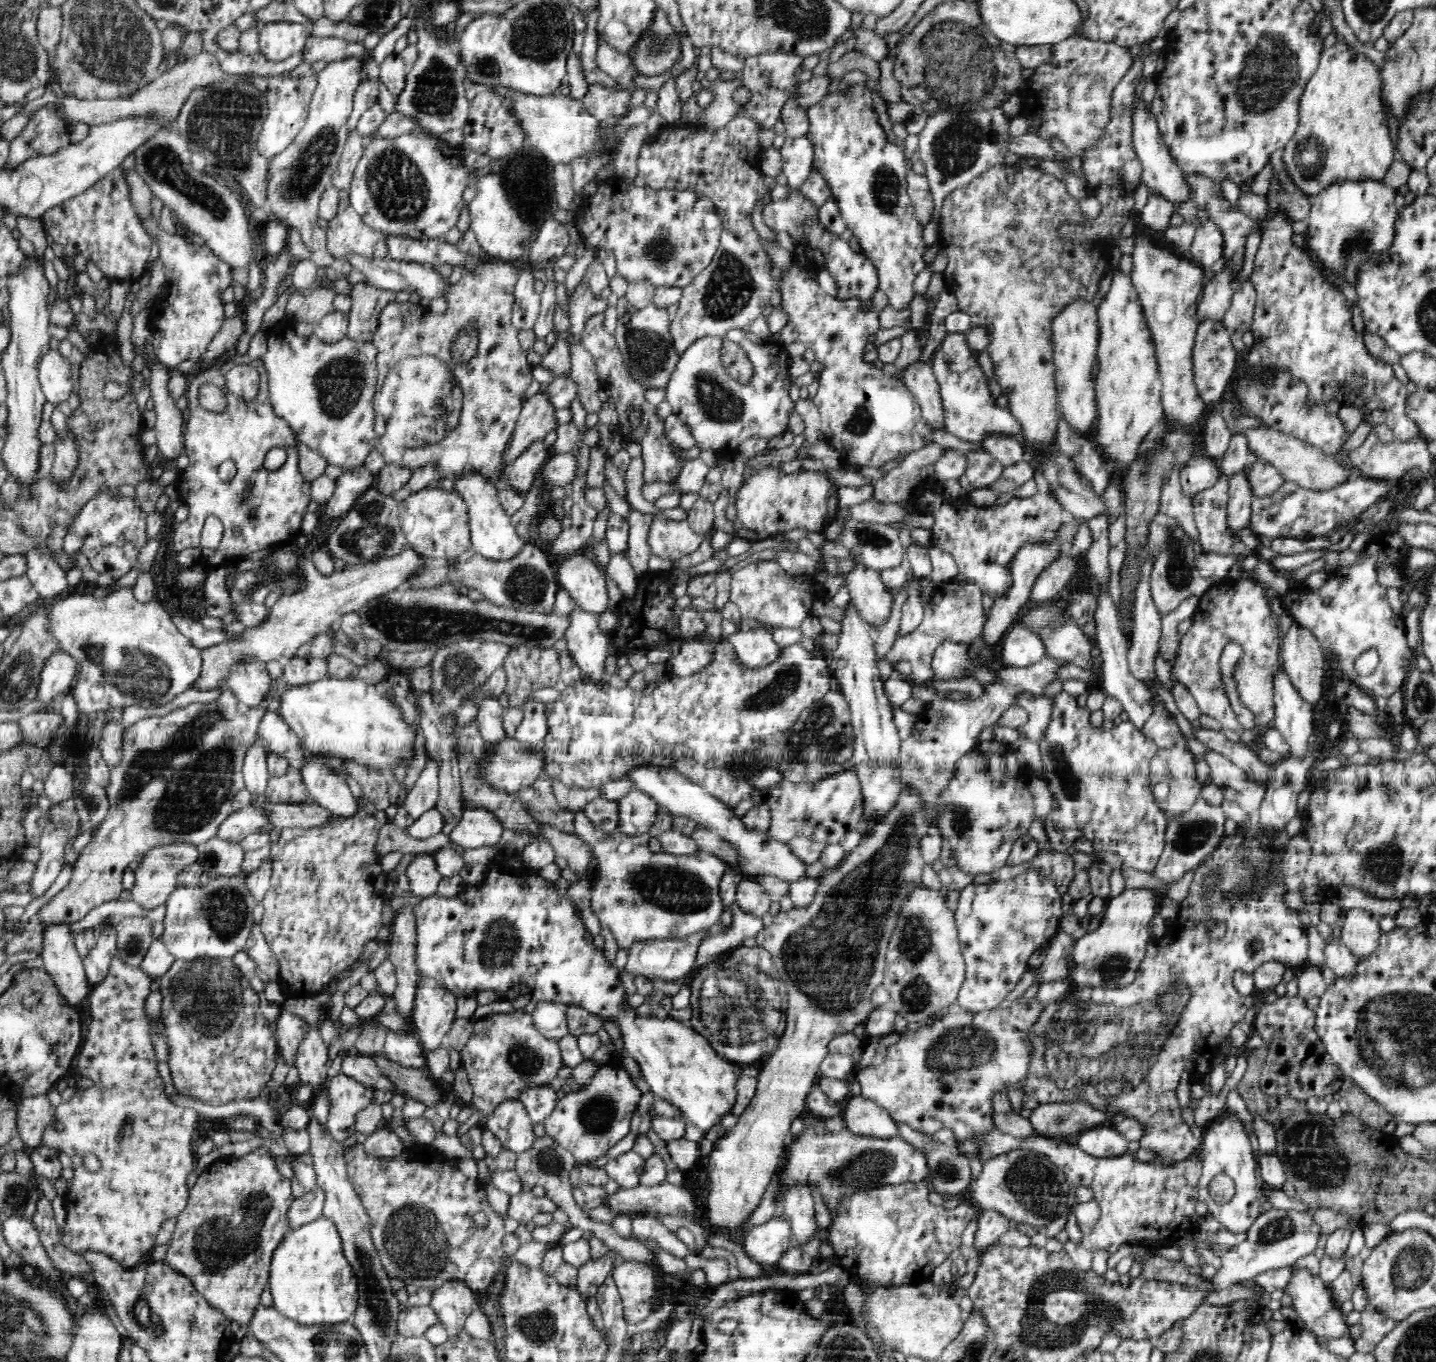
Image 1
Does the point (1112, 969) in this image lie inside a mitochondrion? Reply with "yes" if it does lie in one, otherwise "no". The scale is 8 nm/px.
yes

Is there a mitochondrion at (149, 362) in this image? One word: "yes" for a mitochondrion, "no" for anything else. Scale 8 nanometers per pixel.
no

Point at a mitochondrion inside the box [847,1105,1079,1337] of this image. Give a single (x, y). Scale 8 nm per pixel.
(1035, 1185)

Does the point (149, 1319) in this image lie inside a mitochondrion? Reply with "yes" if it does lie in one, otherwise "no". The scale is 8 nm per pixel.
yes

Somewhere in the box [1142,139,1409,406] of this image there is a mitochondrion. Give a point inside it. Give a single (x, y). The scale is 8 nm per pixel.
(1360, 241)

